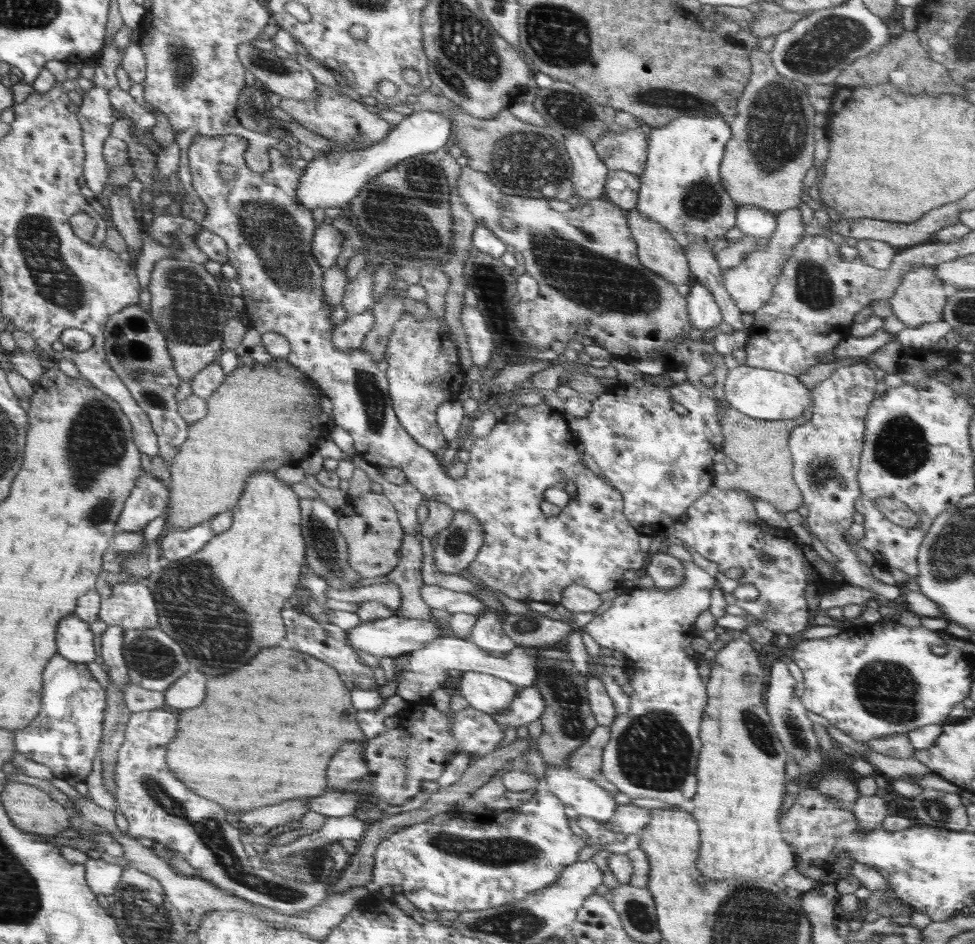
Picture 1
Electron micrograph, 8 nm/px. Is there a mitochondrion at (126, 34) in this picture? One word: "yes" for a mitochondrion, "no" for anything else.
no

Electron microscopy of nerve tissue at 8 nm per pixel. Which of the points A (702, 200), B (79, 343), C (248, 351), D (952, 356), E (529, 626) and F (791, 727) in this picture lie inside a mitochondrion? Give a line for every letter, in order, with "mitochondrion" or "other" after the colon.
A: mitochondrion
B: other
C: other
D: other
E: mitochondrion
F: mitochondrion

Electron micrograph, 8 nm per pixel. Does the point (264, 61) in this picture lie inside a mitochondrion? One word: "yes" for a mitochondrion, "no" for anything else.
yes

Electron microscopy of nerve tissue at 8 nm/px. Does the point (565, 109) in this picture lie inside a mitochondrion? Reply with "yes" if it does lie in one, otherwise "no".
yes

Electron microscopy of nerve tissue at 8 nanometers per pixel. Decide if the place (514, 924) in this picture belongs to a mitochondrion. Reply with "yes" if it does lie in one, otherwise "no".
yes

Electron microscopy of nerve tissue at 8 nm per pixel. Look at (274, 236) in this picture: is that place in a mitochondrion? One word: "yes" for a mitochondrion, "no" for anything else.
yes

